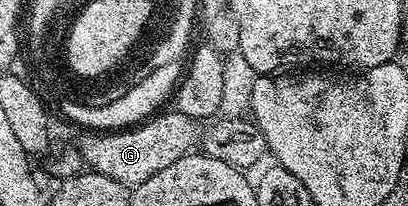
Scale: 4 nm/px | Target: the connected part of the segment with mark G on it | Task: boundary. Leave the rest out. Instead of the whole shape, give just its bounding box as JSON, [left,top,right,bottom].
[79,109,199,189]

